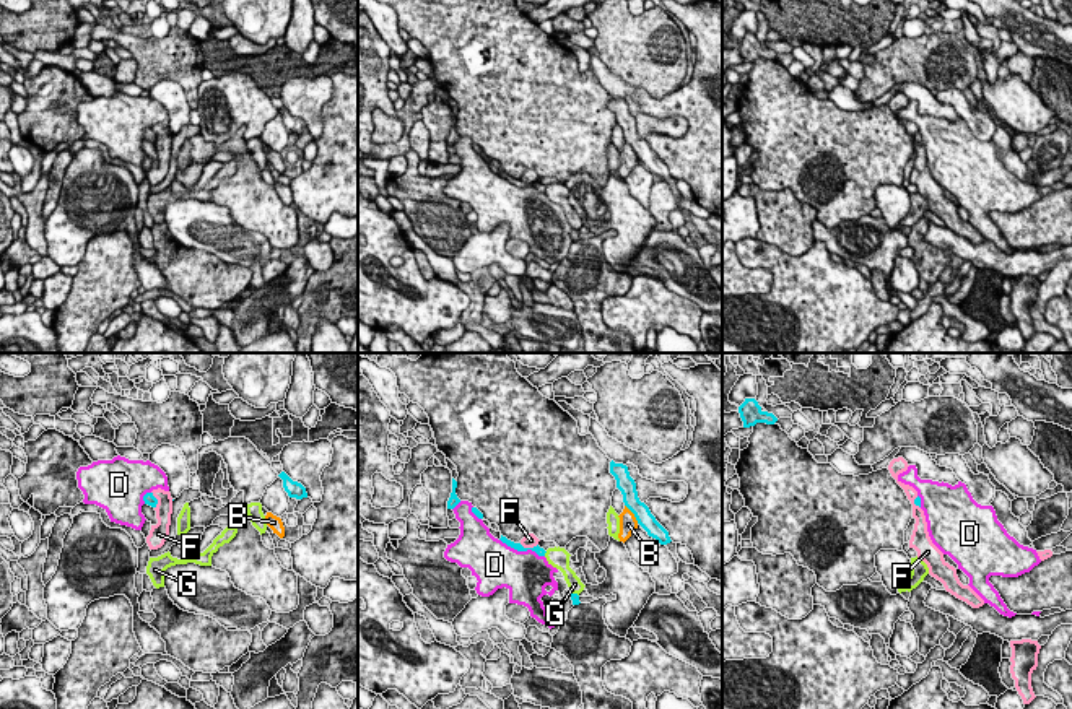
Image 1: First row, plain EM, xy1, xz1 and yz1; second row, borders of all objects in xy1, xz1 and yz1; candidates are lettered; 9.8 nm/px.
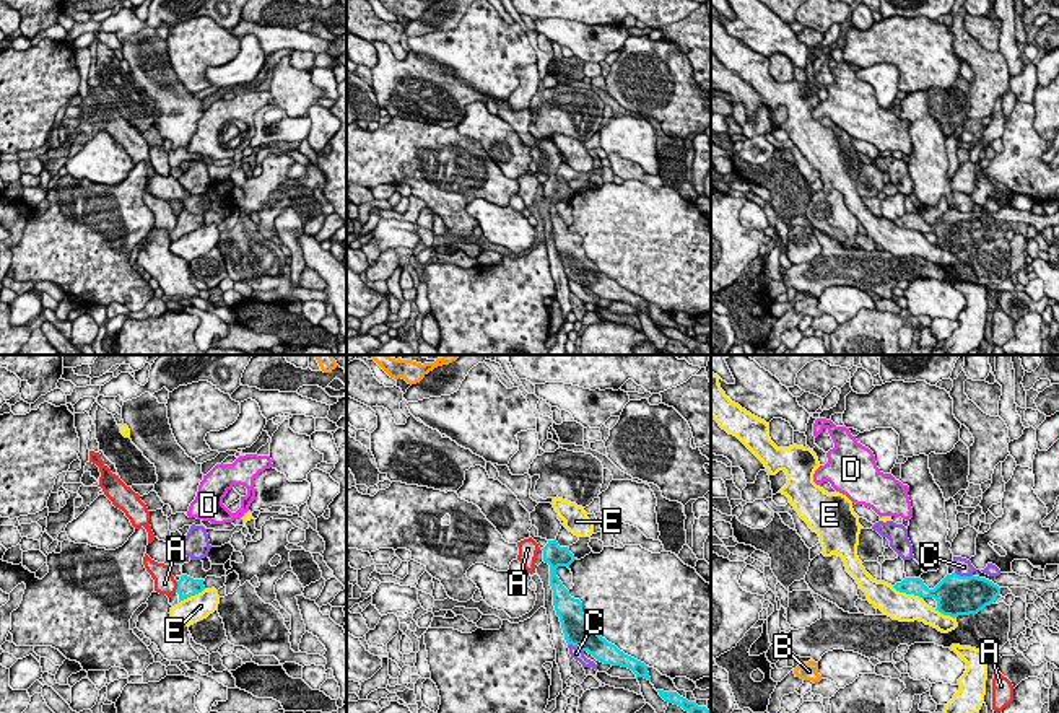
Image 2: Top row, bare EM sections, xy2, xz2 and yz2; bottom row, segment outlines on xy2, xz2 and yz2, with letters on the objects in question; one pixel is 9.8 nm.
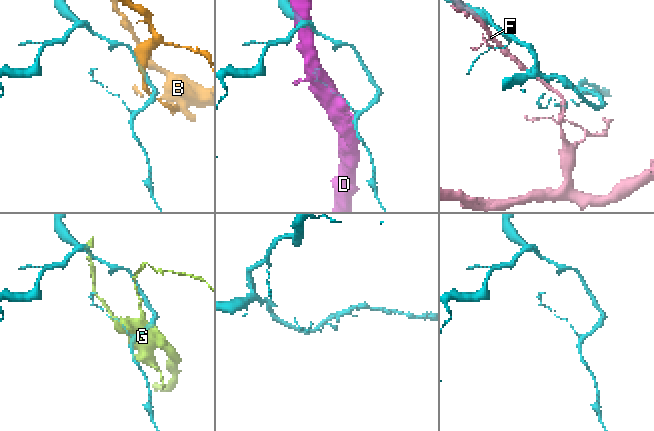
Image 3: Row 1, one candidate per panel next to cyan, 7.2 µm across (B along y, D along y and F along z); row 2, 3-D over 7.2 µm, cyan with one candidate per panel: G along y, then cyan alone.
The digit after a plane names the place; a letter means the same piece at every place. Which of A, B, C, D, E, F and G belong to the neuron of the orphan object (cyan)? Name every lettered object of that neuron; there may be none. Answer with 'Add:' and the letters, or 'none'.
Add: none

